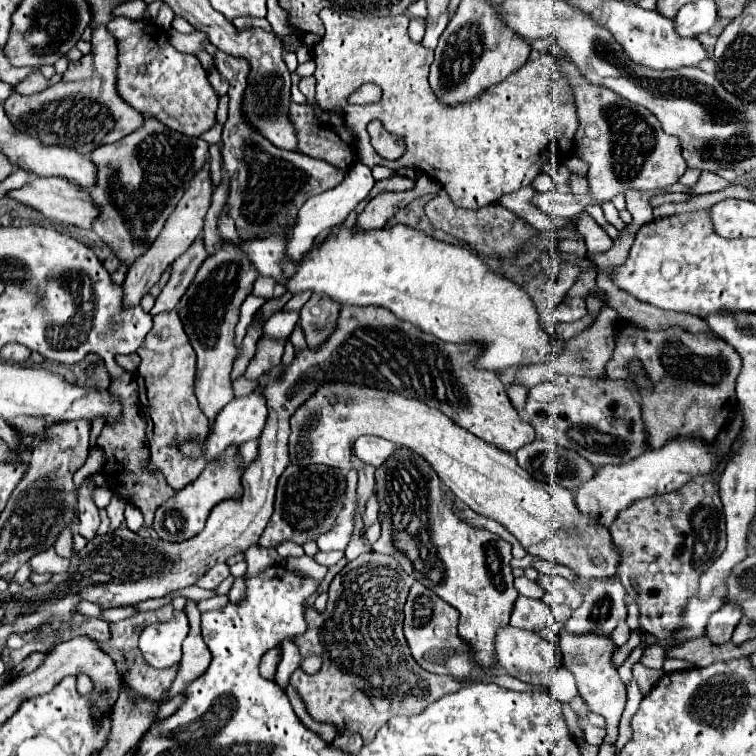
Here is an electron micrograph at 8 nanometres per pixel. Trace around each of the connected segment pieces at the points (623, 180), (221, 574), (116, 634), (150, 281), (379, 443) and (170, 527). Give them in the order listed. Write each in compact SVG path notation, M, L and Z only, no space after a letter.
M559 60L559 68L569 76L575 98L577 98L577 114L579 114L579 130L575 134L575 154L589 164L587 180L589 180L589 192L581 196L571 194L559 194L557 190L549 194L537 192L533 198L533 204L541 208L543 212L561 218L561 216L577 216L587 206L603 206L617 194L627 194L629 190L647 192L647 190L659 190L665 186L671 186L679 182L683 172L687 170L687 162L683 160L683 146L681 140L673 134L663 132L661 122L653 112L649 112L643 106L631 104L623 100L621 96L615 96L615 92L607 88L595 88L589 86L583 76L579 76L579 70L567 62Z
M217 564L217 566L211 568L203 578L197 580L197 586L215 590L215 588L217 588L229 574L231 574L231 572L229 572L229 564Z
M167 604L155 612L139 612L139 614L133 614L131 618L125 618L121 622L115 622L111 624L111 642L109 644L103 644L103 648L113 656L119 672L123 672L123 680L127 680L127 686L133 690L133 692L139 692L139 696L147 696L147 698L153 698L153 700L159 700L167 688L171 686L171 682L175 680L177 676L177 670L179 670L179 664L171 666L171 668L153 668L151 664L145 662L141 650L137 648L139 646L139 636L141 636L141 628L145 628L147 624L155 624L155 622L165 622L165 620L171 620L173 618L173 606Z
M209 160L203 164L203 168L193 176L191 184L187 186L185 196L181 198L181 202L177 204L175 212L167 218L167 224L163 228L163 232L159 234L159 238L155 240L155 244L139 258L135 260L135 264L129 266L129 272L125 276L123 282L123 306L125 308L133 308L139 306L141 298L149 292L149 288L161 278L161 274L175 262L177 256L181 256L193 242L195 238L203 232L203 218L211 206L211 198L213 198L213 182L211 182L211 172L209 172Z
M359 436L355 440L355 446L353 446L353 452L355 456L365 462L365 464L371 464L371 466L381 466L387 456L391 456L391 452L395 450L397 446L385 438L379 438L379 436Z
M231 448L231 452L225 452L223 456L219 456L219 460L223 460L223 464L209 462L197 480L187 484L187 488L181 488L179 492L175 492L175 496L171 500L167 500L165 504L161 504L157 508L155 520L153 520L153 530L157 532L157 536L161 540L165 540L165 542L189 540L191 536L195 536L205 526L205 520L207 520L211 508L217 502L241 496L239 478L241 478L243 464L237 458L237 448Z

